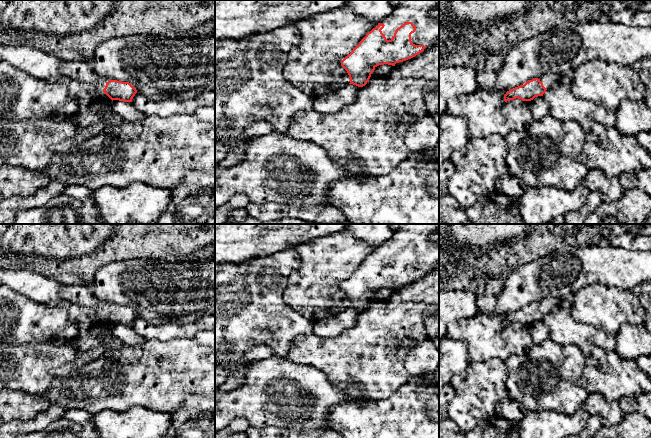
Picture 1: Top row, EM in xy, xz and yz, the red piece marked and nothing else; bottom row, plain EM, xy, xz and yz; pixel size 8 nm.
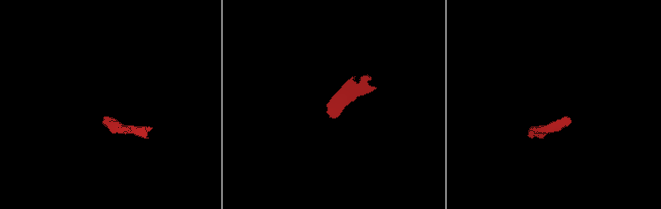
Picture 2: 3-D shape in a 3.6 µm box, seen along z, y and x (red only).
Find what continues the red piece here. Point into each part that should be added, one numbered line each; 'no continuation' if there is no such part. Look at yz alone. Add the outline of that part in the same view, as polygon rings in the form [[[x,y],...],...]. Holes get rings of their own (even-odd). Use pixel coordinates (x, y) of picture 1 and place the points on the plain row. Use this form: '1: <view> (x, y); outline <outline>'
1: yz (547, 304); outline [[[549,297],[543,301],[540,302],[540,305],[543,307],[543,310],[546,312],[546,313],[549,313],[550,310],[560,304],[562,301],[562,298],[558,298],[558,297]]]

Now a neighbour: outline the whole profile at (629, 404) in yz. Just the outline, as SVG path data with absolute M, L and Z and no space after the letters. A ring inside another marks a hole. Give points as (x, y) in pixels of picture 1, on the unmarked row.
M651 392L623 397L618 403L624 414L638 412L651 421Z

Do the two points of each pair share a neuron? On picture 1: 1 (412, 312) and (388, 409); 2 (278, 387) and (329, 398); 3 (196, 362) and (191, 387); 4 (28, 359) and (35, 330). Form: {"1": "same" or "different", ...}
{"1": "different", "2": "same", "3": "same", "4": "different"}

